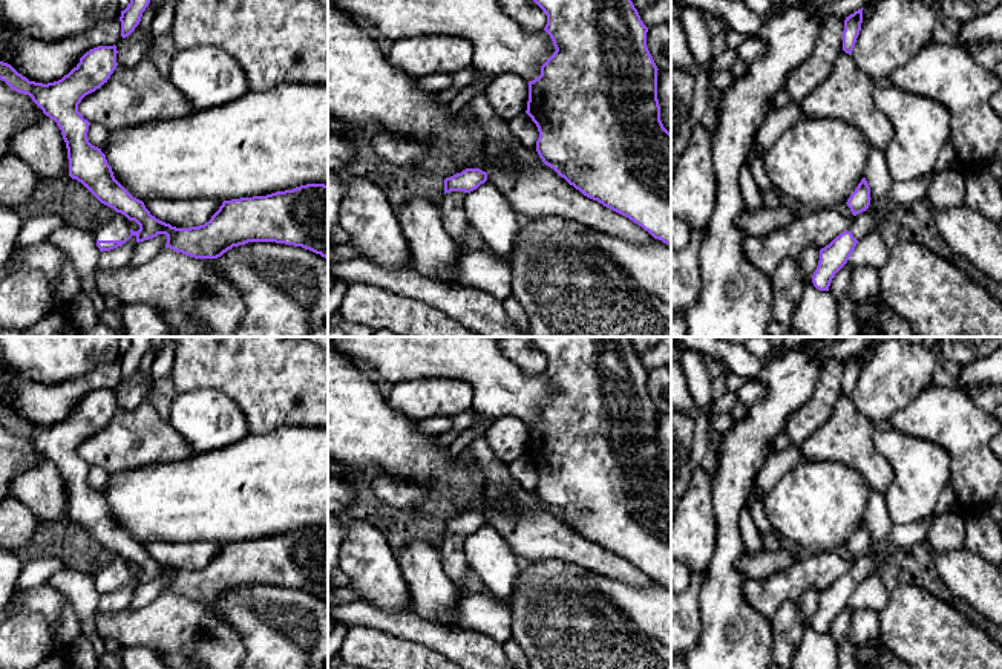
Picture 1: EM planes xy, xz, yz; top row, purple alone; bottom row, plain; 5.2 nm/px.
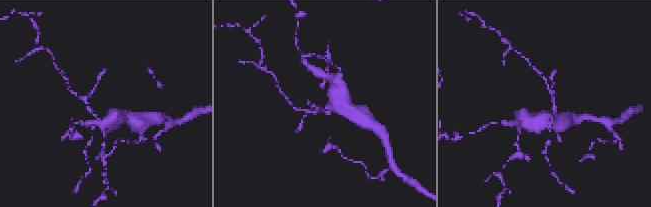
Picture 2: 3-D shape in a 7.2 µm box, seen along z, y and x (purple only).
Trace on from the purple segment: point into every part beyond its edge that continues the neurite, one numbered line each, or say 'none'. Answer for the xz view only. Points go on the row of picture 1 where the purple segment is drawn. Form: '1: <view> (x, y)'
1: xz (454, 219)

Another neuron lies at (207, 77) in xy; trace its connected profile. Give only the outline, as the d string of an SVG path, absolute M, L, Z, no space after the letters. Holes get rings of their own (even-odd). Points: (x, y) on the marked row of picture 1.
M208 44L176 51L169 80L195 110L224 106L250 92L239 63L221 47Z

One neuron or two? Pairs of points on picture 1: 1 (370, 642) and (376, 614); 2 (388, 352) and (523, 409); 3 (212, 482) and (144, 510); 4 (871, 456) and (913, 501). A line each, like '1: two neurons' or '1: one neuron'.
1: two neurons
2: one neuron
3: one neuron
4: two neurons

